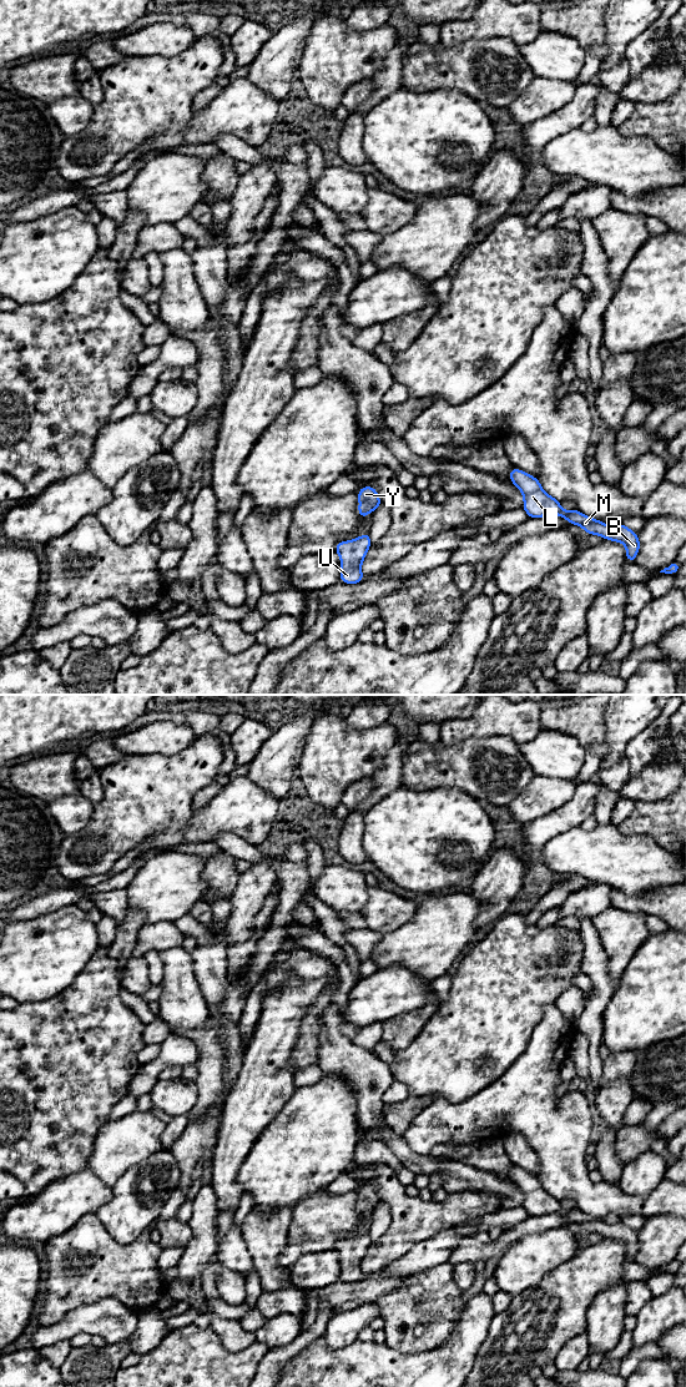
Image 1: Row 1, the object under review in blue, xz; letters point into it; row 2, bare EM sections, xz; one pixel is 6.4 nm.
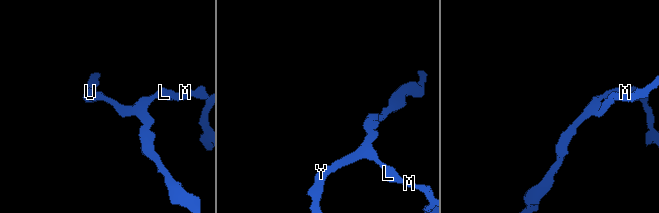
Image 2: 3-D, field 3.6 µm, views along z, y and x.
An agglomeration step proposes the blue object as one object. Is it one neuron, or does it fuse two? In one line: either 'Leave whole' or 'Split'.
Leave whole

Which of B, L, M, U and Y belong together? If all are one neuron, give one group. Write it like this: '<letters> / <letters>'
B L M U Y

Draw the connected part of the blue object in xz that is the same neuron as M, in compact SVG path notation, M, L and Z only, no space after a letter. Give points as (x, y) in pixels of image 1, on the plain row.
M513 1166L509 1174L510 1180L520 1187L524 1194L523 1207L529 1216L541 1216L548 1214L561 1214L569 1222L575 1222L585 1227L586 1232L601 1234L606 1239L624 1241L626 1244L626 1259L635 1261L640 1249L639 1234L622 1224L605 1224L601 1219L594 1219L579 1209L564 1209L560 1200L548 1194L536 1175L531 1175L518 1166Z

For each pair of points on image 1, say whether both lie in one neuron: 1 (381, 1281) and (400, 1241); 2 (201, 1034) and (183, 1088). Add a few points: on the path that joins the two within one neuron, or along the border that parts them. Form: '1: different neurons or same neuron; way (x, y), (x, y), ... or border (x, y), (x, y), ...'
1: different neurons; border (373, 1275), (364, 1279)
2: different neurons; border (195, 1080), (197, 1099), (191, 1109)

